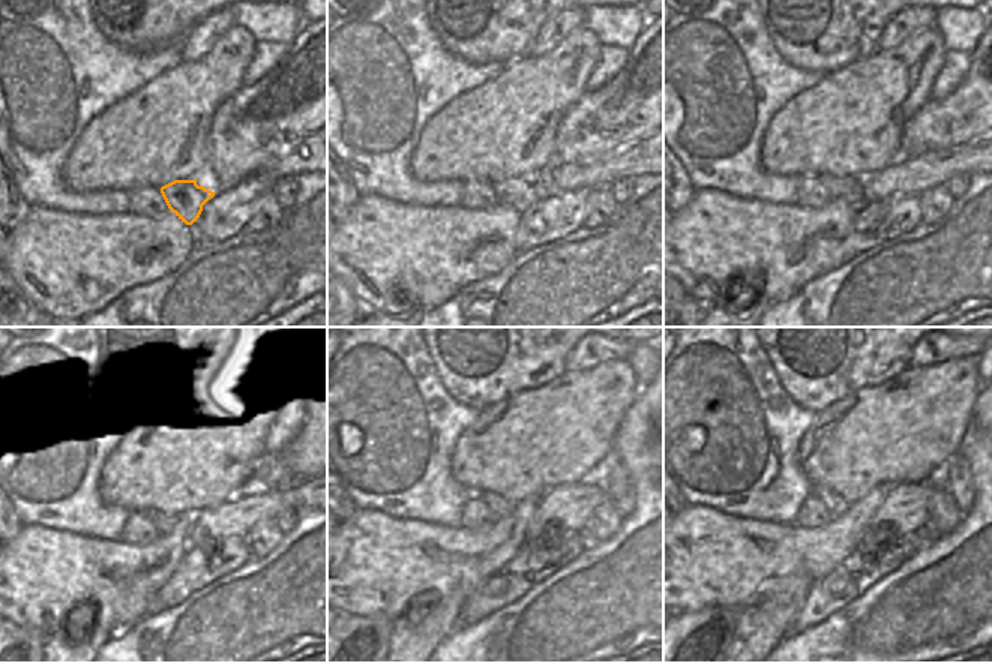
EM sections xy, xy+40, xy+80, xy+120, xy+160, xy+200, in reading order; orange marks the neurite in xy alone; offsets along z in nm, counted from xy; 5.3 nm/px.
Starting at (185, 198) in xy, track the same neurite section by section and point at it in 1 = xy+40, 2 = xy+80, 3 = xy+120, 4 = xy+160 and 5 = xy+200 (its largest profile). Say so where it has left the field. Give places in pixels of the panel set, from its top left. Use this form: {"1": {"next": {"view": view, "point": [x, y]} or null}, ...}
{"1": {"next": {"view": "xy+40", "point": [520, 192]}}, "2": {"next": {"view": "xy+80", "point": [850, 189]}}, "3": {"next": {"view": "xy+120", "point": [164, 522]}}, "4": {"next": {"view": "xy+160", "point": [497, 504]}}, "5": {"next": {"view": "xy+200", "point": [833, 501]}}}

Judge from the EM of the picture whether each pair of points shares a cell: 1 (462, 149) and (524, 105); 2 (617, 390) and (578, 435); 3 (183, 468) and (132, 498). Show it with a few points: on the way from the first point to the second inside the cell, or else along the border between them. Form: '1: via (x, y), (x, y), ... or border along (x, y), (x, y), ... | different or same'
1: via (477, 135), (500, 129), (509, 120) | same
2: via (607, 401), (583, 425) | same
3: via (171, 468), (162, 468), (144, 486) | same

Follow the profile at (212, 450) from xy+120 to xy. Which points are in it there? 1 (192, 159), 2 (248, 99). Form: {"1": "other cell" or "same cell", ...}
{"1": "same cell", "2": "other cell"}

